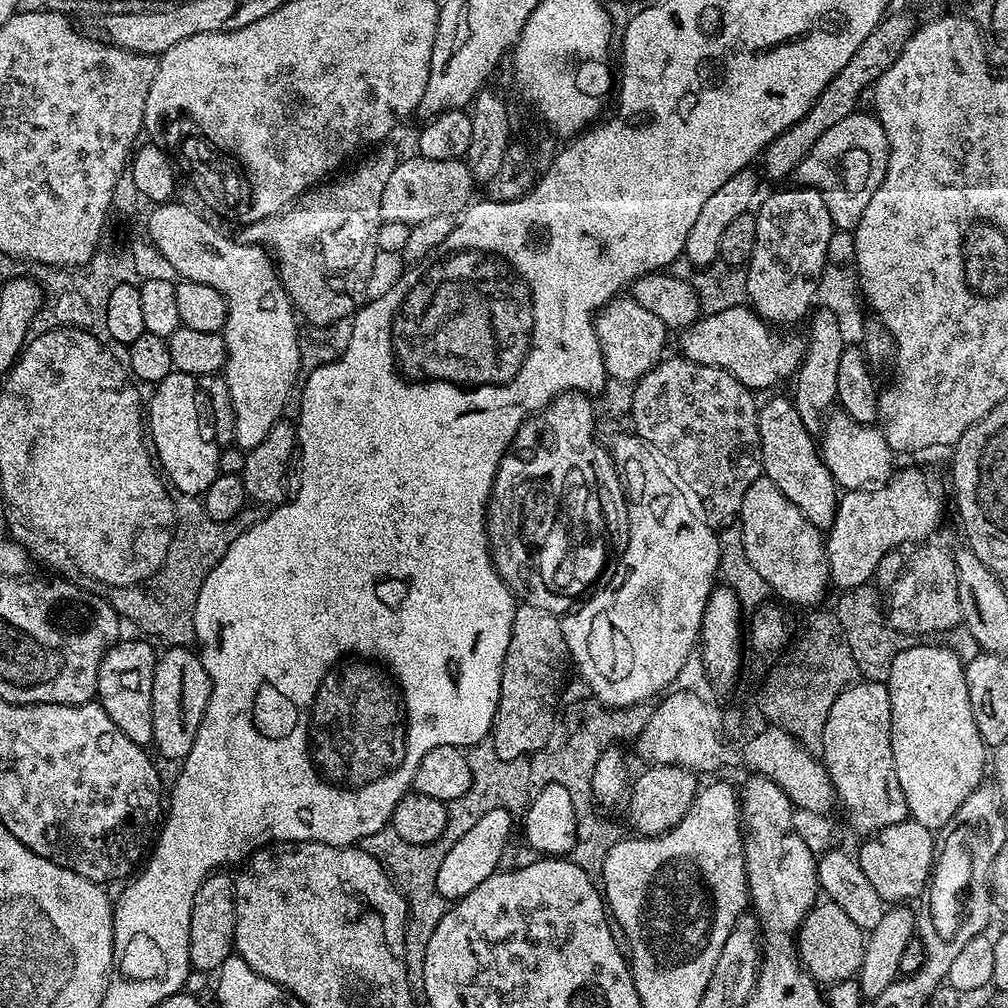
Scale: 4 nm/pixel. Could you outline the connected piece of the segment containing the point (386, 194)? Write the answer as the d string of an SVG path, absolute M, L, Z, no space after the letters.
M419 154L413 156L413 160L401 159L394 174L390 174L390 182L386 182L382 190L381 221L402 222L411 226L426 222L426 218L434 218L438 214L456 216L463 213L473 199L474 187L472 172L467 163L463 159L425 160Z

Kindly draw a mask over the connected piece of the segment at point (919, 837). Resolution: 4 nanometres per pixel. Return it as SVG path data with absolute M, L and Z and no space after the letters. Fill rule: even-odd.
M914 819L903 820L894 826L869 835L858 851L862 874L874 885L874 890L886 902L912 902L928 887L932 863L936 857L936 837L933 829L922 826Z

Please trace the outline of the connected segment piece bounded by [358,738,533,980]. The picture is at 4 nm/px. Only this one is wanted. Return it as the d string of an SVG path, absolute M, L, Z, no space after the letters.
M490 738L472 745L467 749L465 756L470 765L470 789L461 798L447 803L447 826L439 839L428 844L408 843L399 838L397 832L389 826L377 834L364 836L358 845L362 851L370 854L385 867L385 871L391 876L393 883L407 902L408 920L402 937L404 943L402 959L410 980L423 977L426 946L430 944L432 933L448 909L448 901L438 894L436 886L437 870L446 856L446 851L450 850L454 842L462 838L463 834L466 834L483 815L498 809L505 809L513 814L519 813L529 805L532 796L533 765L527 757L512 760L498 758Z

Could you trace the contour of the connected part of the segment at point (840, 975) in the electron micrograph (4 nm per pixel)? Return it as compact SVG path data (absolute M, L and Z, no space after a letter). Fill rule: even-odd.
M824 898L813 904L804 916L794 936L796 956L804 971L812 975L821 986L831 986L843 980L853 979L859 973L864 957L865 929L859 928L842 906Z

